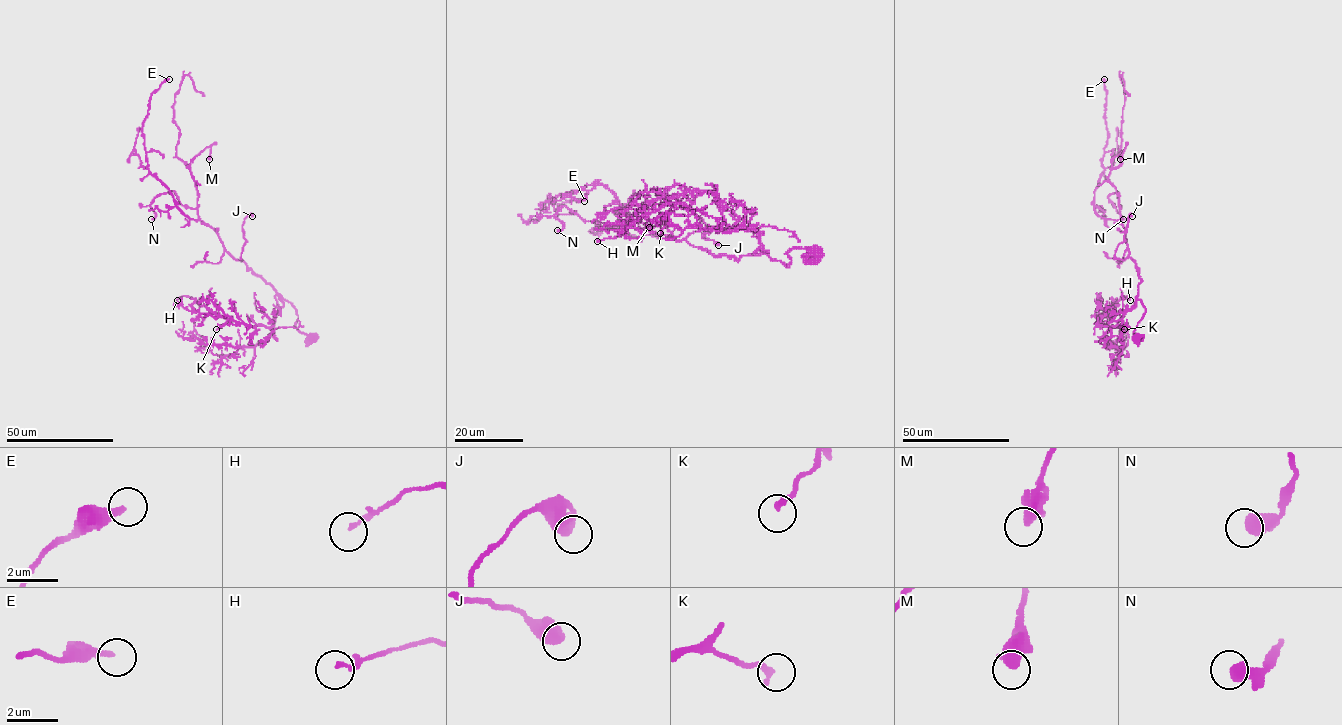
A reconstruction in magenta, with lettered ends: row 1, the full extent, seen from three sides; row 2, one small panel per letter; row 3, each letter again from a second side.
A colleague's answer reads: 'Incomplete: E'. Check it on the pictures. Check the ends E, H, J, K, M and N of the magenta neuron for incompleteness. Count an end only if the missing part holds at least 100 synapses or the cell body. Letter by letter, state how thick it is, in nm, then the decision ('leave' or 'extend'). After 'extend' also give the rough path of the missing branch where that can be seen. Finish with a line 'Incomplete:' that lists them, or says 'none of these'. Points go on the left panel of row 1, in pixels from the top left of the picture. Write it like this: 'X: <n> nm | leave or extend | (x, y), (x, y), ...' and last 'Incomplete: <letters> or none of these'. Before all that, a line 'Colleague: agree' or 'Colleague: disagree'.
Colleague: disagree
E: 240 nm | leave
H: 170 nm | leave
J: 550 nm | leave
K: 240 nm | leave
M: 440 nm | leave
N: 480 nm | leave
Incomplete: none of these

